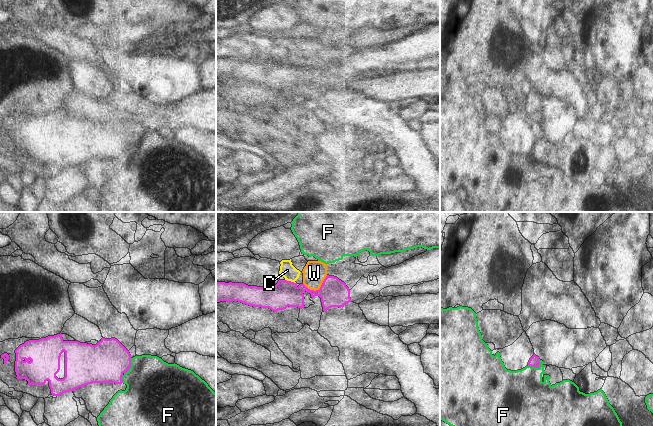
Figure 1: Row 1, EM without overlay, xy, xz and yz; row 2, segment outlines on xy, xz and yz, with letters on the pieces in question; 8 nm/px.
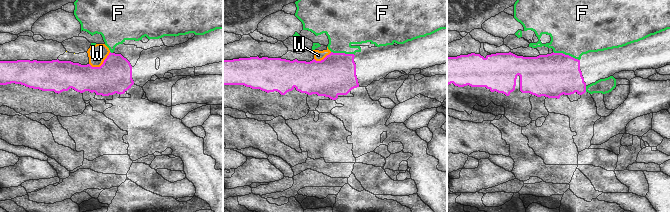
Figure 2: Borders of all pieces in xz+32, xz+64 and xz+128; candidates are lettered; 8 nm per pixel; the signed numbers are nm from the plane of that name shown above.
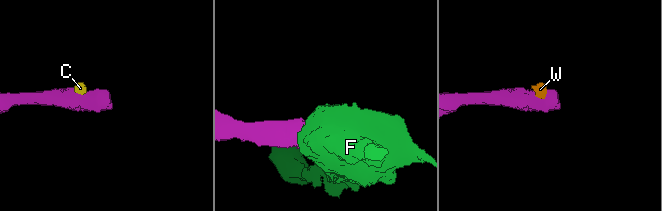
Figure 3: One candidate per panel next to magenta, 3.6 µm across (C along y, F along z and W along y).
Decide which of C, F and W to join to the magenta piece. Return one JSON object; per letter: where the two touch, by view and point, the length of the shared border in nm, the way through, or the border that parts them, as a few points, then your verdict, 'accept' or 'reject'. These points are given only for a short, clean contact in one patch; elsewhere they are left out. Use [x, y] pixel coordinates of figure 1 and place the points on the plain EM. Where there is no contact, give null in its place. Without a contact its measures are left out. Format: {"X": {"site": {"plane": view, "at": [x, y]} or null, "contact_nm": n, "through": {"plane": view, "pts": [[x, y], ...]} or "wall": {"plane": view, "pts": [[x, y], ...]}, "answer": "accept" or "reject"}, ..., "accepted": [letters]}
{"C": {"site": {"plane": "xz", "at": [290, 57]}, "contact_nm": 90, "wall": {"plane": "xz", "pts": [[285, 55], [295, 59]]}, "answer": "reject"}, "F": {"site": {"plane": "yz", "at": [535, 143]}, "contact_nm": 110, "answer": "reject"}, "W": {"site": {"plane": "xz", "at": [317, 66]}, "contact_nm": 220, "wall": {"plane": "xz", "pts": [[327, 51], [318, 65], [310, 66], [303, 60]]}, "answer": "reject"}, "accepted": []}

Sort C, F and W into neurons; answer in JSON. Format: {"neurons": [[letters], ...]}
{"neurons": [["C", "W"], ["F"]]}

